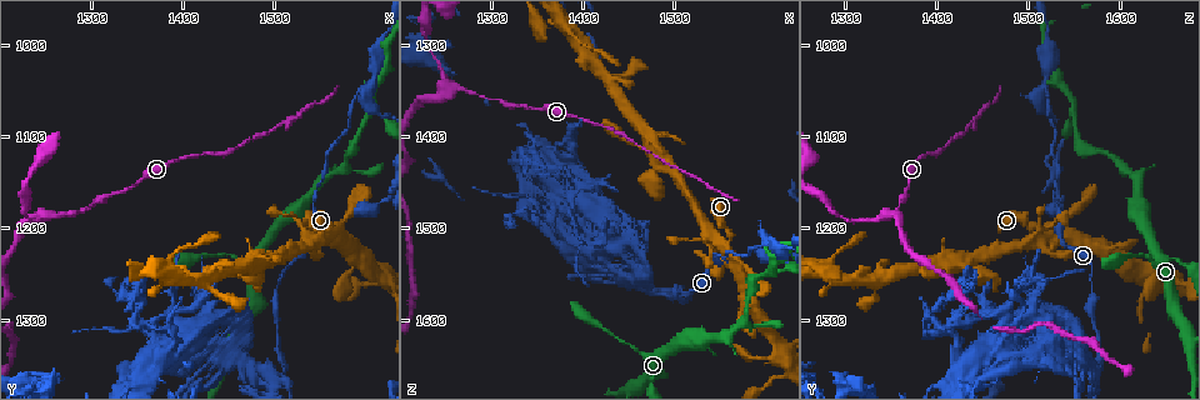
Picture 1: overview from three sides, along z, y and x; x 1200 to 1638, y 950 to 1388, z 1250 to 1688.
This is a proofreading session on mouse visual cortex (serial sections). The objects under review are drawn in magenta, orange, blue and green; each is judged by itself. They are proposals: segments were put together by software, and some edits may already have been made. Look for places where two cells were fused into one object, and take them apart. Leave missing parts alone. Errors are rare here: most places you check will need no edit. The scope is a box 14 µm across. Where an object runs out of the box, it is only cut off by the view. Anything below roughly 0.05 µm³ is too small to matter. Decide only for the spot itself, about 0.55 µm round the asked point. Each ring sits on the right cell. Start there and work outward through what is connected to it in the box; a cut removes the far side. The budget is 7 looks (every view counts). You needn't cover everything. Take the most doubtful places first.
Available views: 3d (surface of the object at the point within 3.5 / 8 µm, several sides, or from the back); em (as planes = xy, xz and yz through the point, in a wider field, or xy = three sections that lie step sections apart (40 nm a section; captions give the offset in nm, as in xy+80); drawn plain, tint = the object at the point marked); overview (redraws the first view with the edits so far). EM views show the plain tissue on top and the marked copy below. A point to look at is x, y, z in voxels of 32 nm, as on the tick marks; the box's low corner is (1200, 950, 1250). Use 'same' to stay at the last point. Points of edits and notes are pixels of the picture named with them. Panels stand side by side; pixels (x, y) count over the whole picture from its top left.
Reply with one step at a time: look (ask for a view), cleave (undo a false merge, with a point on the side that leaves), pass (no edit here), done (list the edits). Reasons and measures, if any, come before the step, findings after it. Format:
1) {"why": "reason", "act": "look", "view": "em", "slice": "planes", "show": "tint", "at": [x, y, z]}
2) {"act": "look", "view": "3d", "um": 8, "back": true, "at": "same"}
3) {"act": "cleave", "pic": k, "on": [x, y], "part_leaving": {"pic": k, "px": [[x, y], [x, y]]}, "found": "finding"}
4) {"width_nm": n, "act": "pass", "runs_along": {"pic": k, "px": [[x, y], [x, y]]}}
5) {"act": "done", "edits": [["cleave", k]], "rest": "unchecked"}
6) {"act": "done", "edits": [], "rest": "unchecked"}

{"why": "a narrow waist", "act": "look", "view": "3d", "um": 8, "at": [1505, 1255, 1570]}

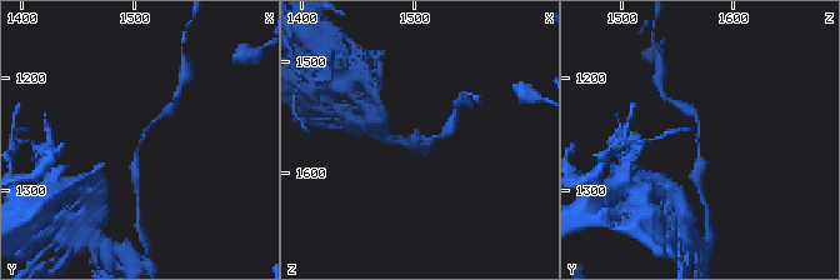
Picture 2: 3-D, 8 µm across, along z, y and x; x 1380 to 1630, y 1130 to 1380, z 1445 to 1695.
{"arm_widths_nm": [200, 200], "why": "now the EM", "act": "look", "view": "em", "slice": "planes", "show": "tint", "at": [1506, 1252, 1568]}

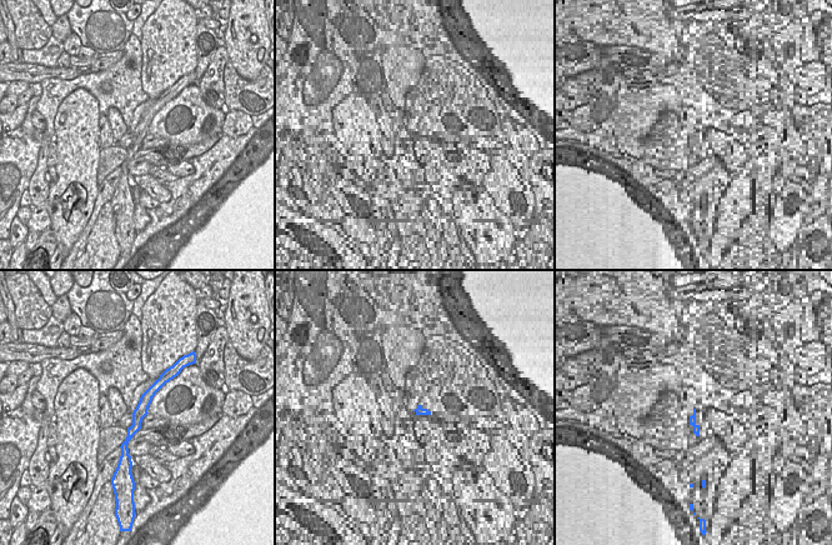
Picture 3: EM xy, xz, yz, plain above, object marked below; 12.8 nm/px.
{"act": "pass", "runs_along": {"pic": 3, "px": [[161, 381], [148, 395], [124, 448]]}, "found": "one cell here"}

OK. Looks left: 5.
{"why": "thick turns thin", "act": "look", "view": "3d", "um": 3.5, "at": [1545, 1170, 1530]}

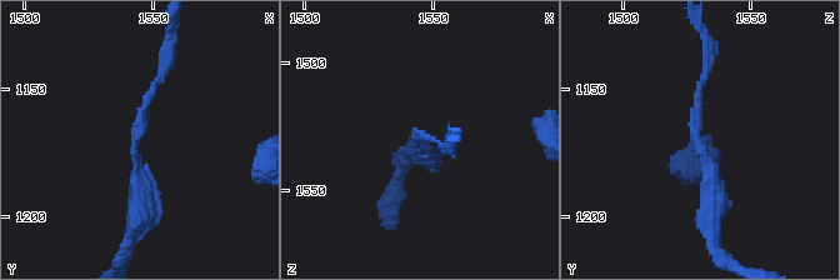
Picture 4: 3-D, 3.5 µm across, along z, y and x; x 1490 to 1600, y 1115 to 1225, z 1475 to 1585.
{"act": "pass", "runs_along": {"pic": 4, "px": [[138, 224], [134, 139], [164, 70]]}, "found": "one cell here"}

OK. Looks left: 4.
{"why": "side arm on a straight run", "act": "look", "view": "3d", "um": 3.5, "at": [1600, 1045, 1520]}

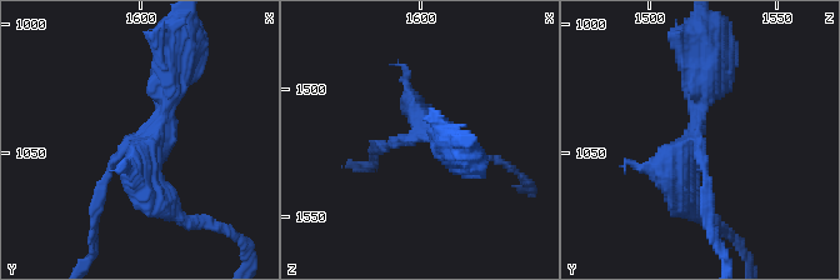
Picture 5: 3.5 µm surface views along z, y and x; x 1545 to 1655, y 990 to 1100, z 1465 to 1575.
{"why": "need the tissue", "act": "look", "view": "em", "slice": "xy", "step": 1, "show": "tint", "at": [1601, 1044, 1519]}

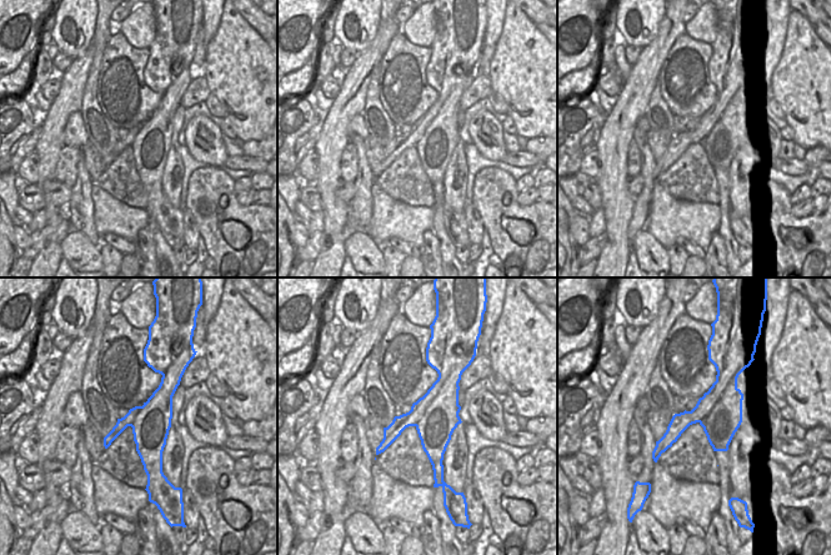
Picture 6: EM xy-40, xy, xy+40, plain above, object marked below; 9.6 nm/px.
{"act": "cleave", "pic": 5, "on": [144, 175], "border": {"pic": 6, "px": [[455, 366], [437, 396], [414, 425]]}, "found": "two cells meet here"}

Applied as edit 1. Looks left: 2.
{"act": "done", "edits": [["cleave", 5]], "rest": "unchecked"}

